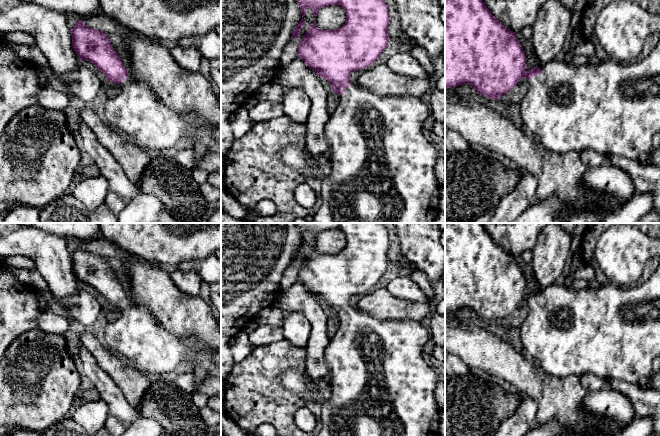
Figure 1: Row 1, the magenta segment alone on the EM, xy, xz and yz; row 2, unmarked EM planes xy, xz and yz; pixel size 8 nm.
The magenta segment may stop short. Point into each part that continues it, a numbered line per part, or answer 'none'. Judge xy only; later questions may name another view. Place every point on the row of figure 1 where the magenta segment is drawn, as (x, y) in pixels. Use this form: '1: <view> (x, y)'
1: xy (136, 112)

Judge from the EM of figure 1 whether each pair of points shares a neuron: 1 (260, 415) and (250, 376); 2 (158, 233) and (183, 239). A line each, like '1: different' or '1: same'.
1: same
2: same

